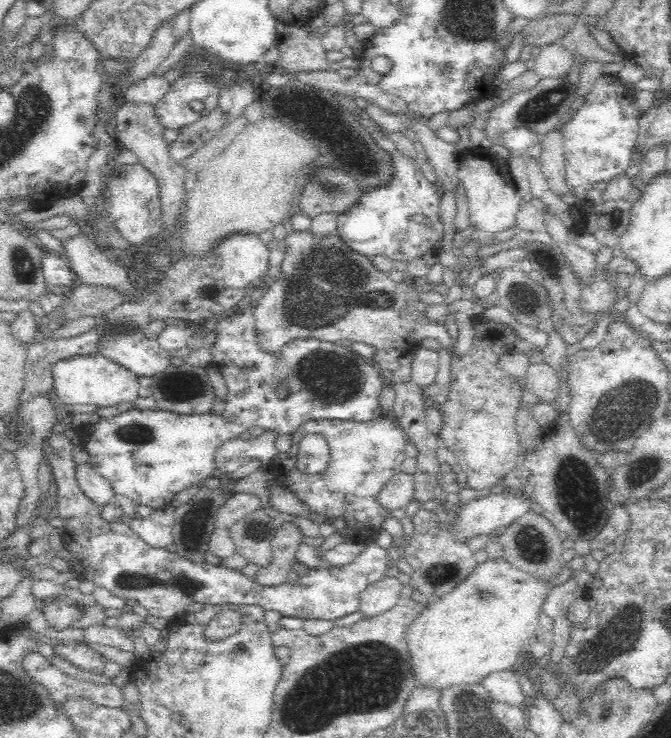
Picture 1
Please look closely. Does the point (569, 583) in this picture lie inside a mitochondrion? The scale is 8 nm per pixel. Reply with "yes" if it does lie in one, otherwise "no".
no

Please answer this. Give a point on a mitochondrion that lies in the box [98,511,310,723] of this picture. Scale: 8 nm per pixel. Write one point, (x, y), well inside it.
(185, 583)

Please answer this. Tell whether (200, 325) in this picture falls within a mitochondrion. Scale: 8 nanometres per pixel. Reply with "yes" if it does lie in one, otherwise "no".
no

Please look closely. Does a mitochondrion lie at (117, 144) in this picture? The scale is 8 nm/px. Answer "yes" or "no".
no

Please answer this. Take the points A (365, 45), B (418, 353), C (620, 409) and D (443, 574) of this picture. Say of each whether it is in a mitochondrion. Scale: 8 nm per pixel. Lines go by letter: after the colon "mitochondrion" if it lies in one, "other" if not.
A: other
B: other
C: mitochondrion
D: mitochondrion

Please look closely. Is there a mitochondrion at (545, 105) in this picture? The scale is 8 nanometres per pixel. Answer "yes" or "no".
yes

